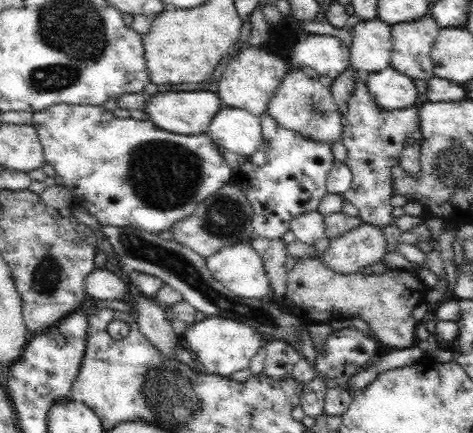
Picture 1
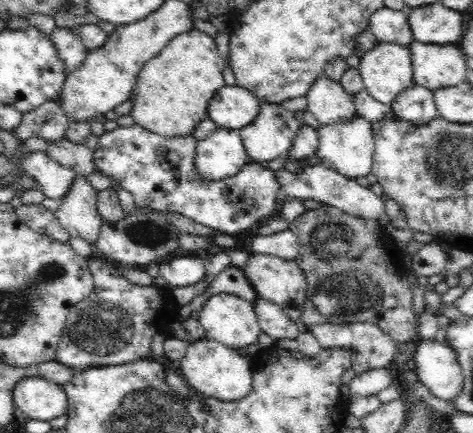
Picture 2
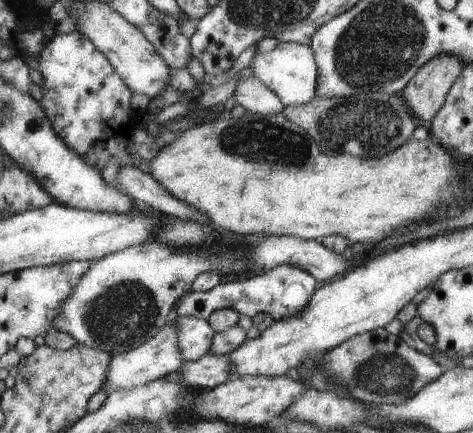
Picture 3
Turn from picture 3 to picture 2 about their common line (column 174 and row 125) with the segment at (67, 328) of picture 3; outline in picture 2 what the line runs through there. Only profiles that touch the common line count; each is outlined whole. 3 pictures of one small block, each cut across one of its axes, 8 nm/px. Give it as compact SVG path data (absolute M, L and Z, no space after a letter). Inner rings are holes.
M260 102L258 116L240 130L240 136L254 164L262 164L288 152L302 128L302 114L288 112L276 102Z

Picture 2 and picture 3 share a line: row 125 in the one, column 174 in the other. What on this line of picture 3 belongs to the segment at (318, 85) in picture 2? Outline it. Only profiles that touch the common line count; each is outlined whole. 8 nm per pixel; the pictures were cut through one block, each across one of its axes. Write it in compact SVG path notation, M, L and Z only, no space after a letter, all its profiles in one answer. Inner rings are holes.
M177 316L173 328L177 332L177 346L183 362L195 362L211 350L215 330L207 320L199 320L193 316Z

